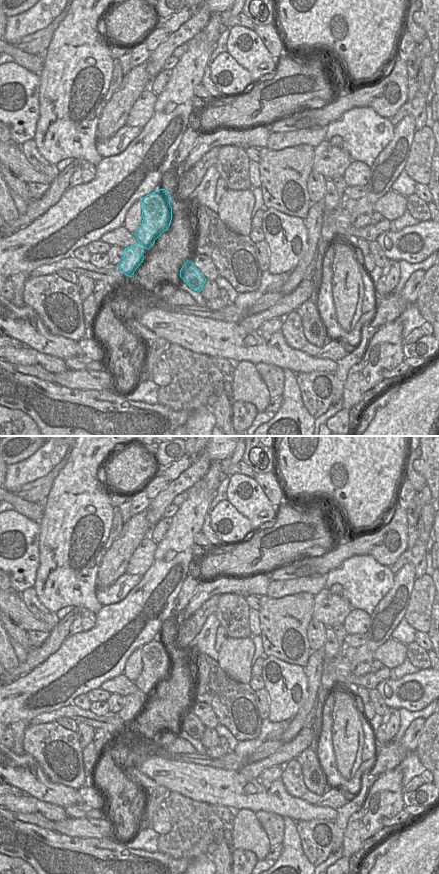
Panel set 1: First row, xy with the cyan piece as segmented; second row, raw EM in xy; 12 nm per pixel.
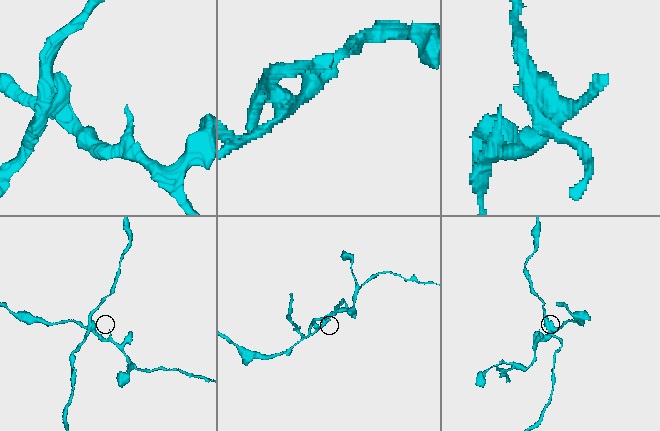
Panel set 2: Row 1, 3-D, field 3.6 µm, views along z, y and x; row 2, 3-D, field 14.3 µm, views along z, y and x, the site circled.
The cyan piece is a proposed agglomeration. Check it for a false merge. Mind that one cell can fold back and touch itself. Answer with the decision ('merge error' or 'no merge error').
merge error

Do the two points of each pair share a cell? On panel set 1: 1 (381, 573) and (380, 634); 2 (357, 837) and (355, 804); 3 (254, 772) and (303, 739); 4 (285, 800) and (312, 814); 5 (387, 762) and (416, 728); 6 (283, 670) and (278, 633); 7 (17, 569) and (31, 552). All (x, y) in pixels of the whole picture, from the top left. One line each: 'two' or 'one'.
1: two
2: two
3: one
4: one
5: one
6: two
7: one

